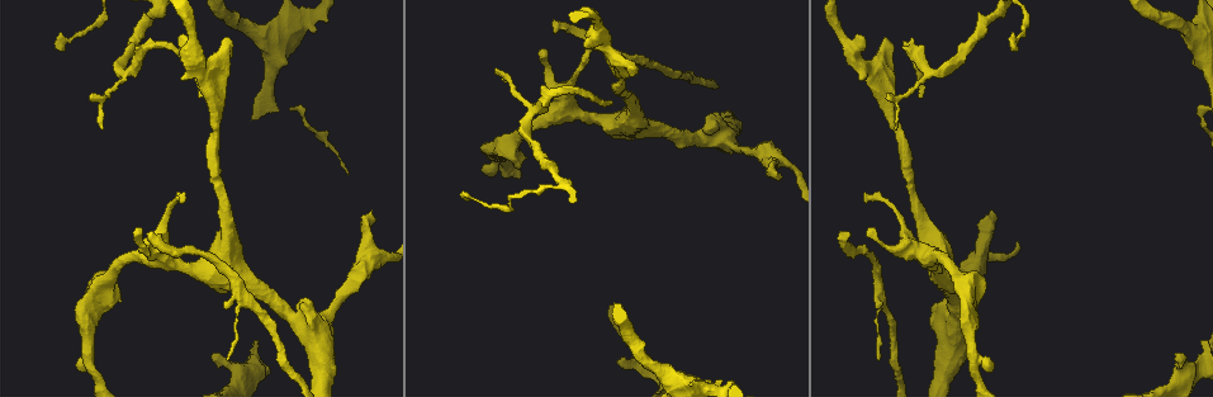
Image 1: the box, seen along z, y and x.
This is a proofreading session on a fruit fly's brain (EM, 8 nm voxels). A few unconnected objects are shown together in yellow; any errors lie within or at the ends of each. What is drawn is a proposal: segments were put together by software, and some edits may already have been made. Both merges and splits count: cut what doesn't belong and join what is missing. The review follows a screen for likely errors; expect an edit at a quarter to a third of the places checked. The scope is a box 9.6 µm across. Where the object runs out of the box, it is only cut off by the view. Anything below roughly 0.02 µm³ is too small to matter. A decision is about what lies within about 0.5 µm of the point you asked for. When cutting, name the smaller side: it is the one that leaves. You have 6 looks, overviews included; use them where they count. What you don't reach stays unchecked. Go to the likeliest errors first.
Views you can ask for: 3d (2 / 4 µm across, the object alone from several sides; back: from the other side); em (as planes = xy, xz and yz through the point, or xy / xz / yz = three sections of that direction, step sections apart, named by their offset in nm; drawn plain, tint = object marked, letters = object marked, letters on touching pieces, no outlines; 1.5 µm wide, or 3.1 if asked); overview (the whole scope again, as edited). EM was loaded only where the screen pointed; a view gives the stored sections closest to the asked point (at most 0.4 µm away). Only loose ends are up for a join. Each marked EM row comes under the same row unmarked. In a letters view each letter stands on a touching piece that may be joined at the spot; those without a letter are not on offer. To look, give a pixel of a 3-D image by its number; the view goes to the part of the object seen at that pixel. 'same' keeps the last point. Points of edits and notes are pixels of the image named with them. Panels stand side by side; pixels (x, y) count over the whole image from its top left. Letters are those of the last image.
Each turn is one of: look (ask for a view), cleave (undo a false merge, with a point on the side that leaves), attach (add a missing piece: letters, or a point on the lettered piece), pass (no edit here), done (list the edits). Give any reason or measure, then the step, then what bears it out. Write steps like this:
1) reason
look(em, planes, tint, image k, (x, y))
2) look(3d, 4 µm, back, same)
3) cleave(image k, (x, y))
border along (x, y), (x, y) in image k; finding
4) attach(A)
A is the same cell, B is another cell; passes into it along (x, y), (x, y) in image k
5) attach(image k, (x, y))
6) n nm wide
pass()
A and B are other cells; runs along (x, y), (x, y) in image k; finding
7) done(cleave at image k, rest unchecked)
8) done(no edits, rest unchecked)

end of a long branch
look(em, planes, letters, image 1, (148, 235))

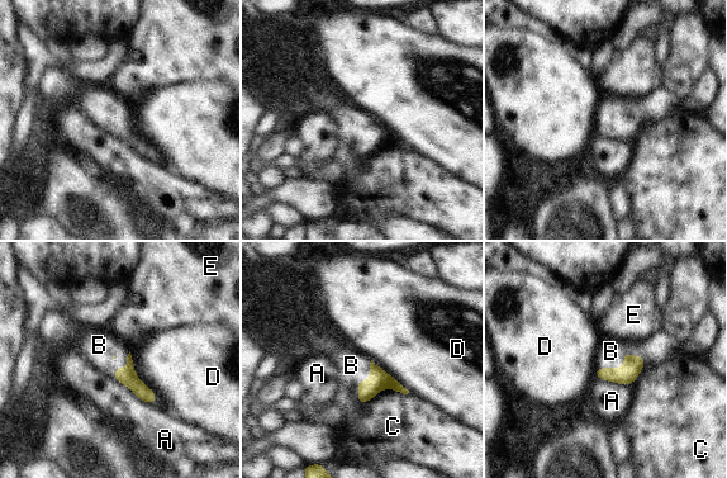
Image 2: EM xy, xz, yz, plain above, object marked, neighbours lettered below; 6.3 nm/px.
120 nm wide
attach(B)
B is the same cell, A, C, D and E are other cells; passes into it along (627, 374), (623, 365), (611, 351) in image 2; the cell continues

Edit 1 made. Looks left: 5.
look(overview)

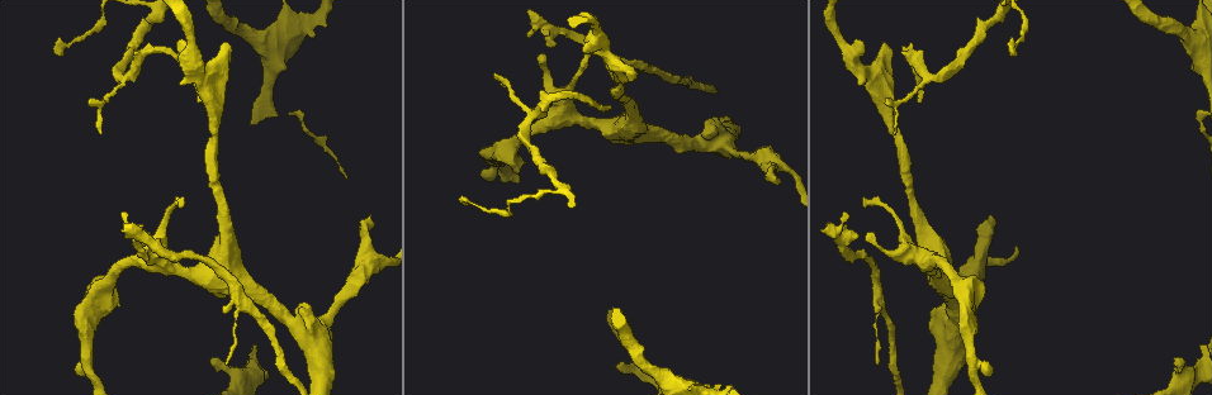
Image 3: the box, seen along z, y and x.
free end
look(em, planes, letters, image 3, (779, 180))

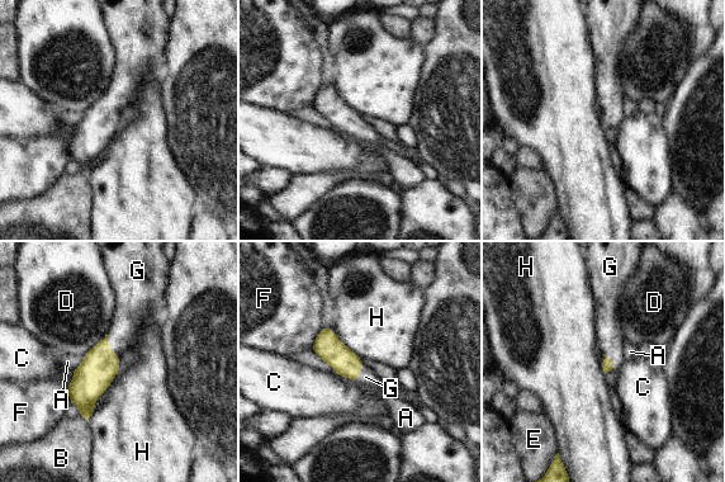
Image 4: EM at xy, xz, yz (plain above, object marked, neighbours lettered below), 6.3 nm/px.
attach(G)
G is the same cell, A, B, C, D, E, F and H are other cells; it goes on there

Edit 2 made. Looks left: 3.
free end
look(3d, 4 µm, back, image 3, (1010, 54))

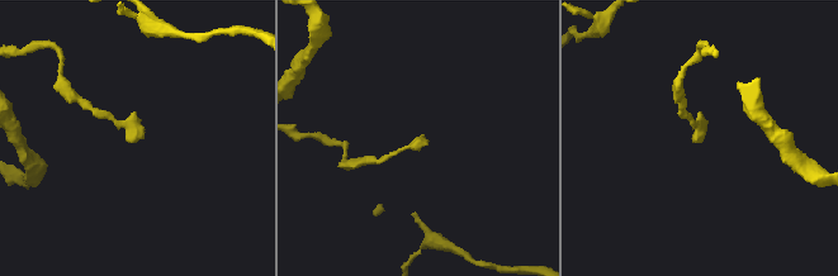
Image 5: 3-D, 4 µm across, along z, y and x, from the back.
look(em, planes, tint, image 5, (427, 145))

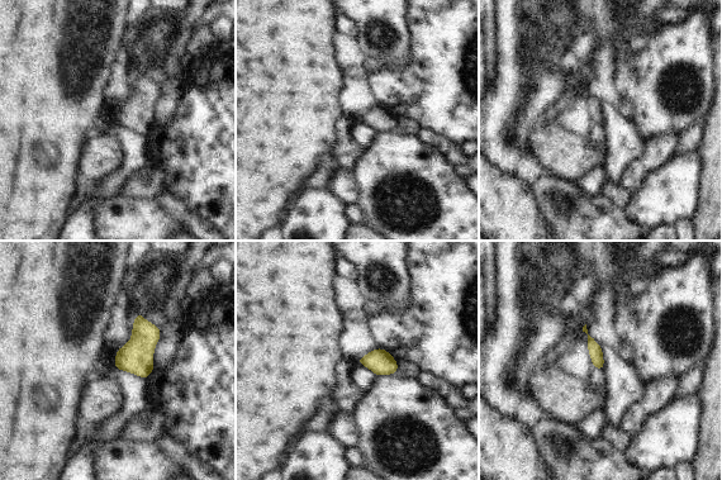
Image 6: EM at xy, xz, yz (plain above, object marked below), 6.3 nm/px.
look(em, planes, letters, same)

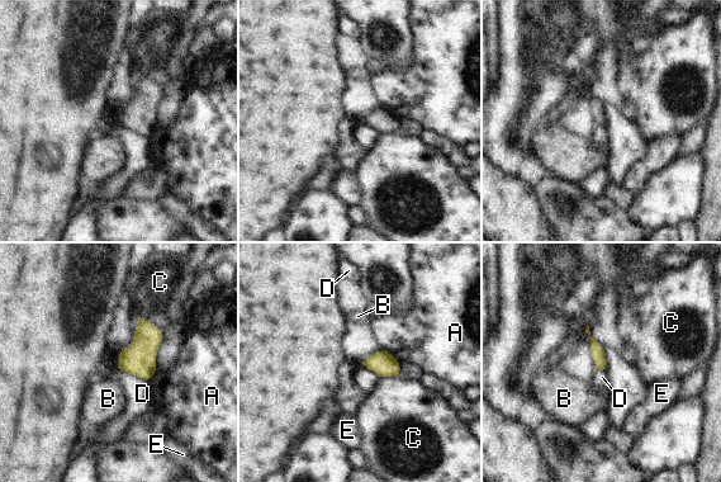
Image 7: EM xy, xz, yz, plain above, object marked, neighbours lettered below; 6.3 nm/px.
pass()
A, B, C, D and E are other cells; no lettered piece goes on from it

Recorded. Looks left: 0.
done(attach at image 2, attach at image 4, rest unchecked)

